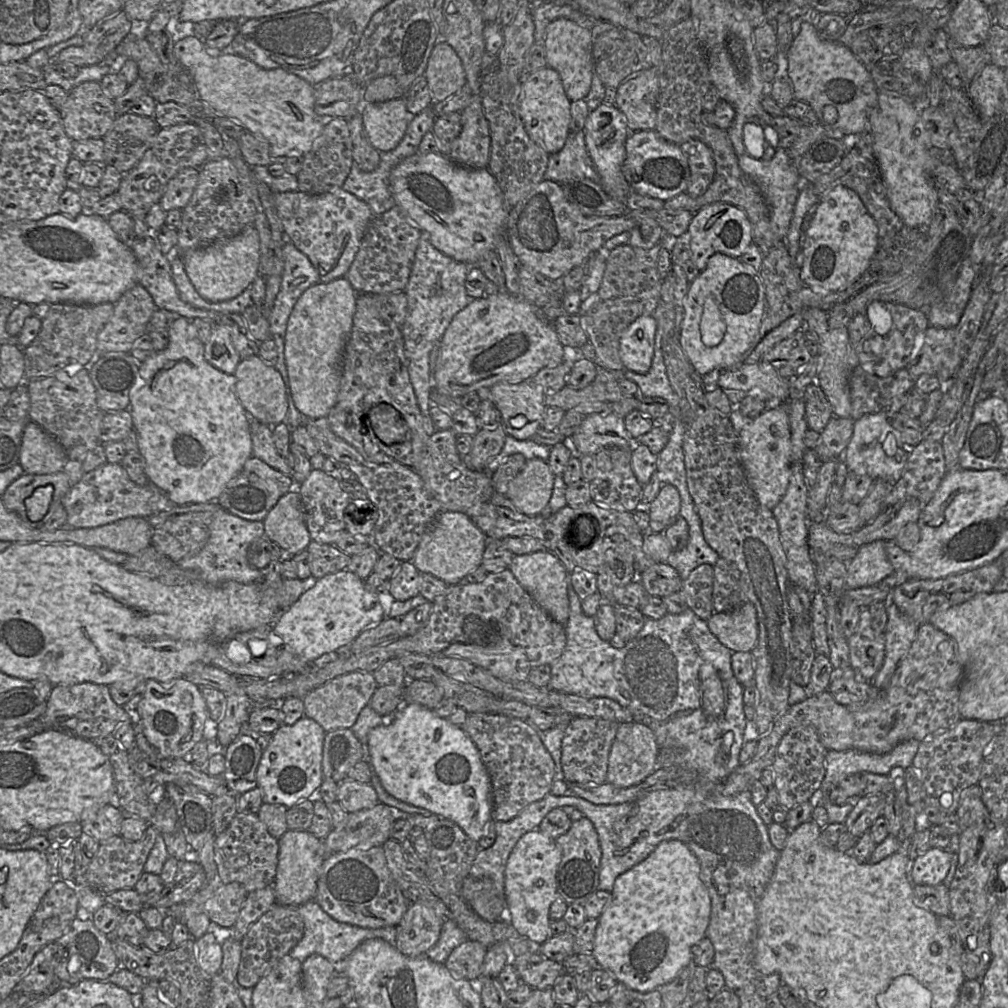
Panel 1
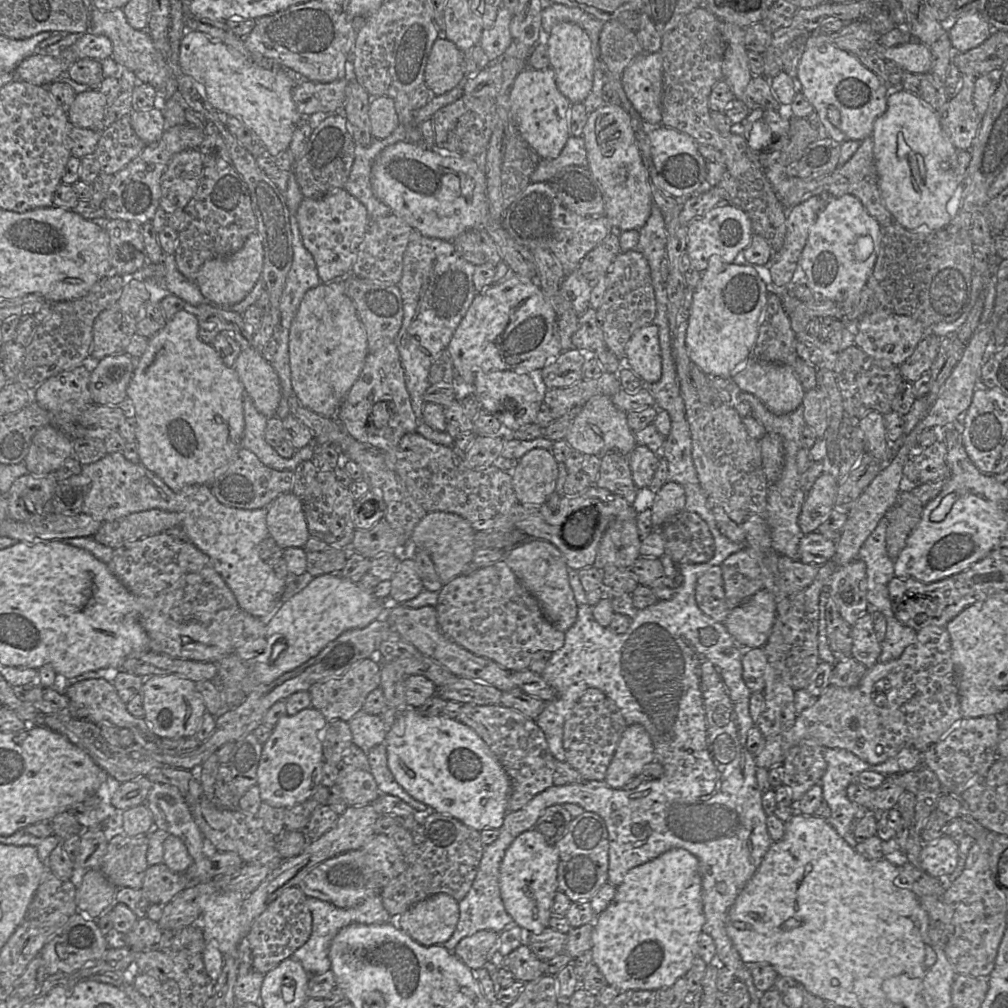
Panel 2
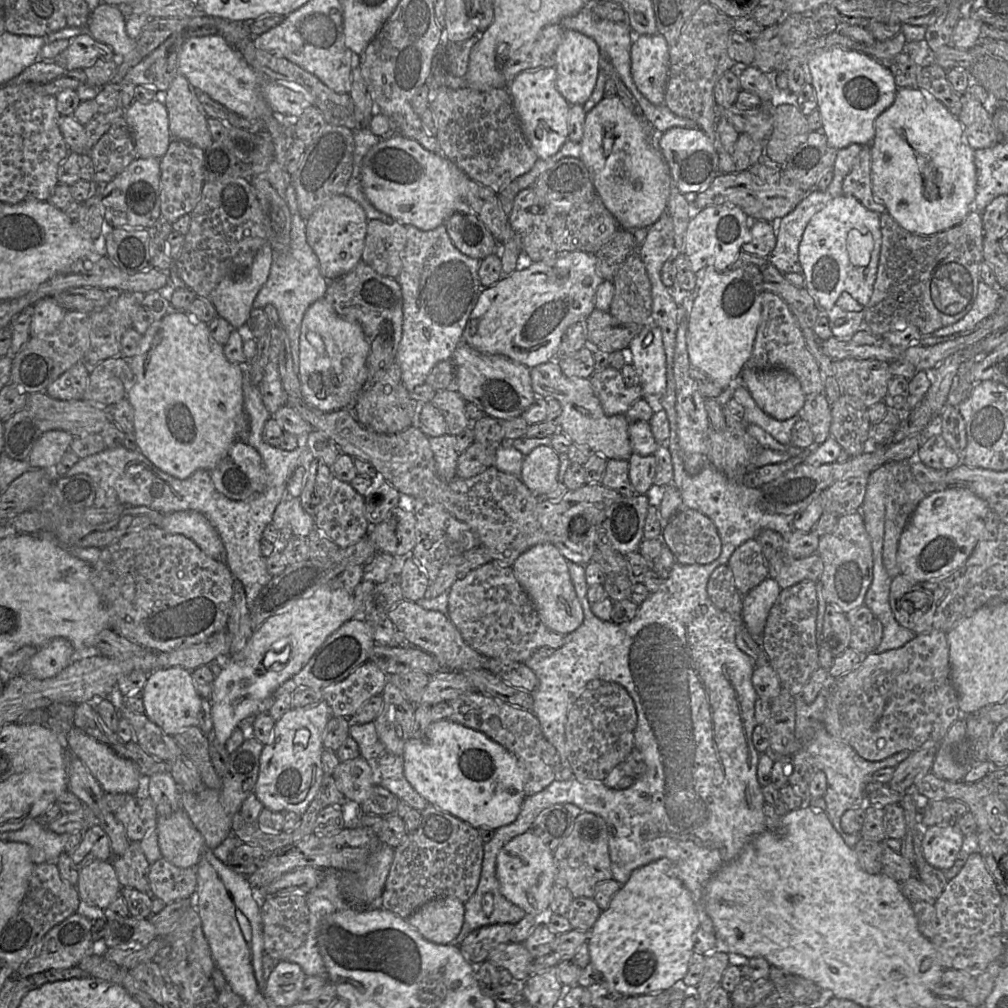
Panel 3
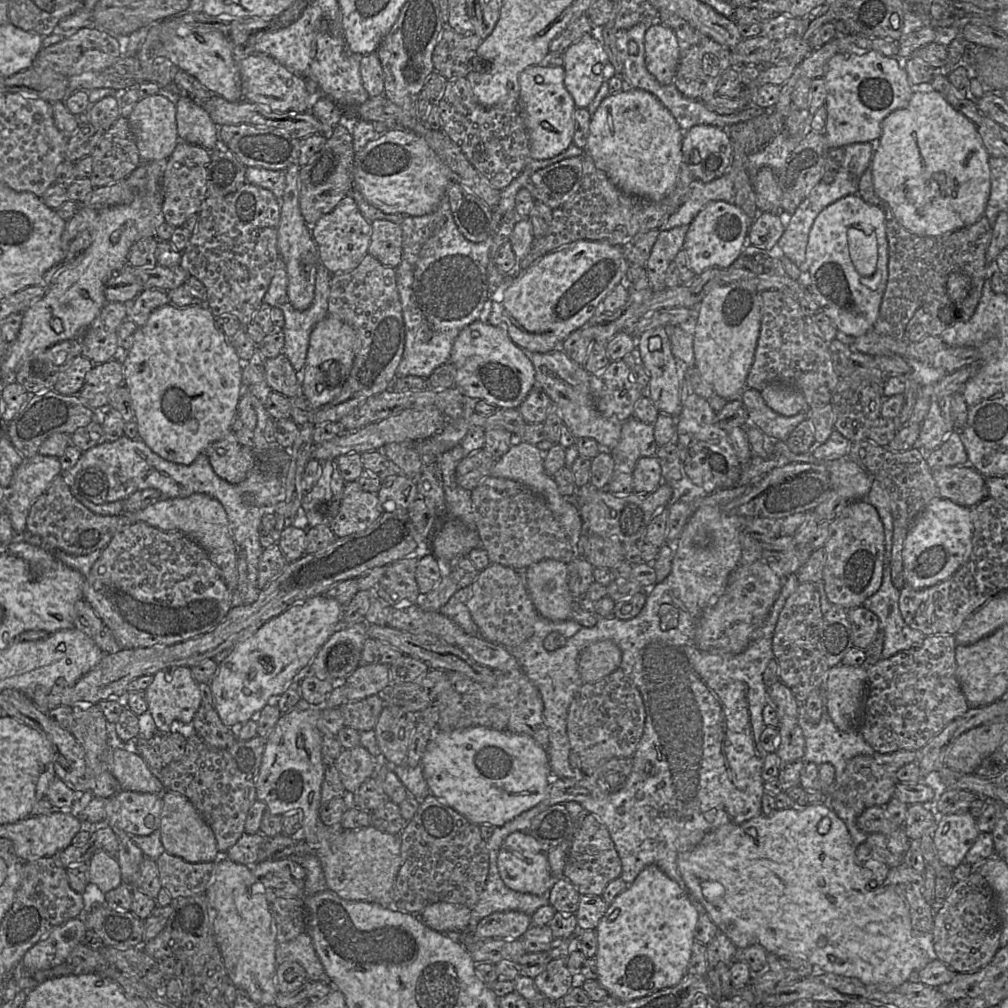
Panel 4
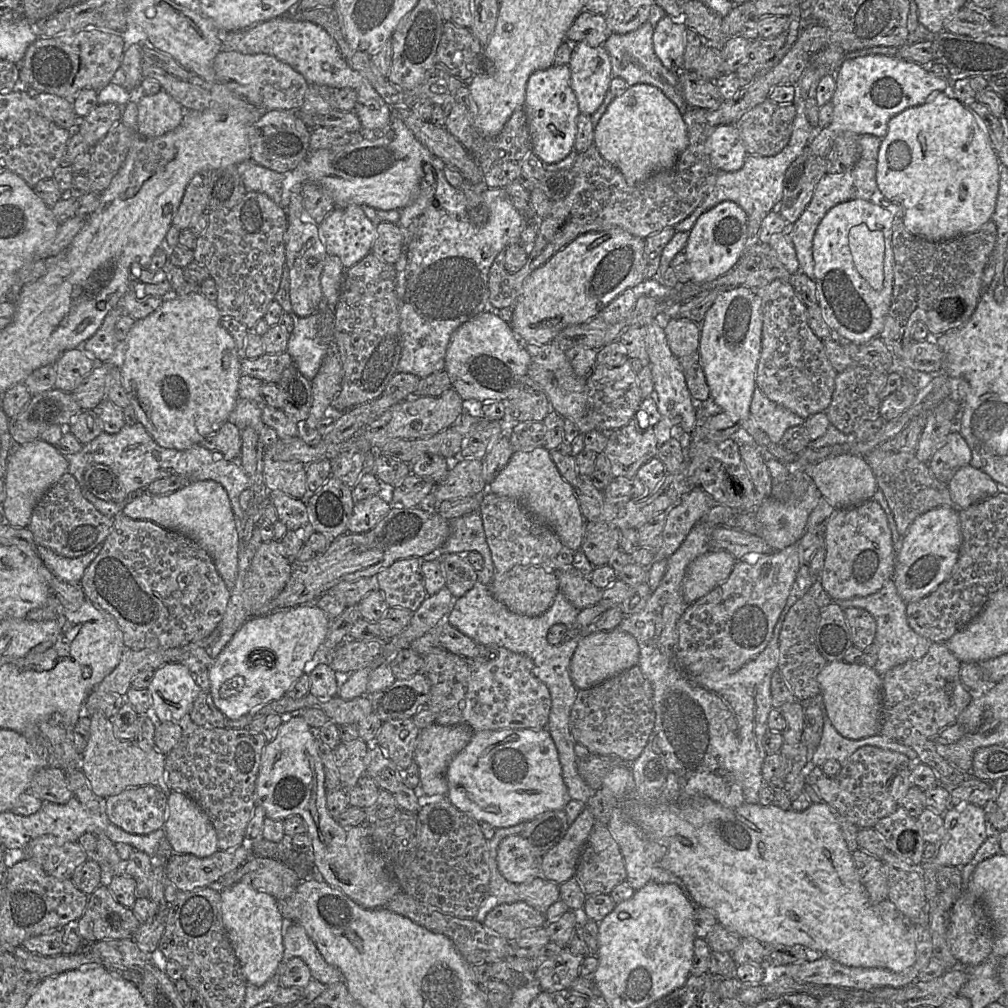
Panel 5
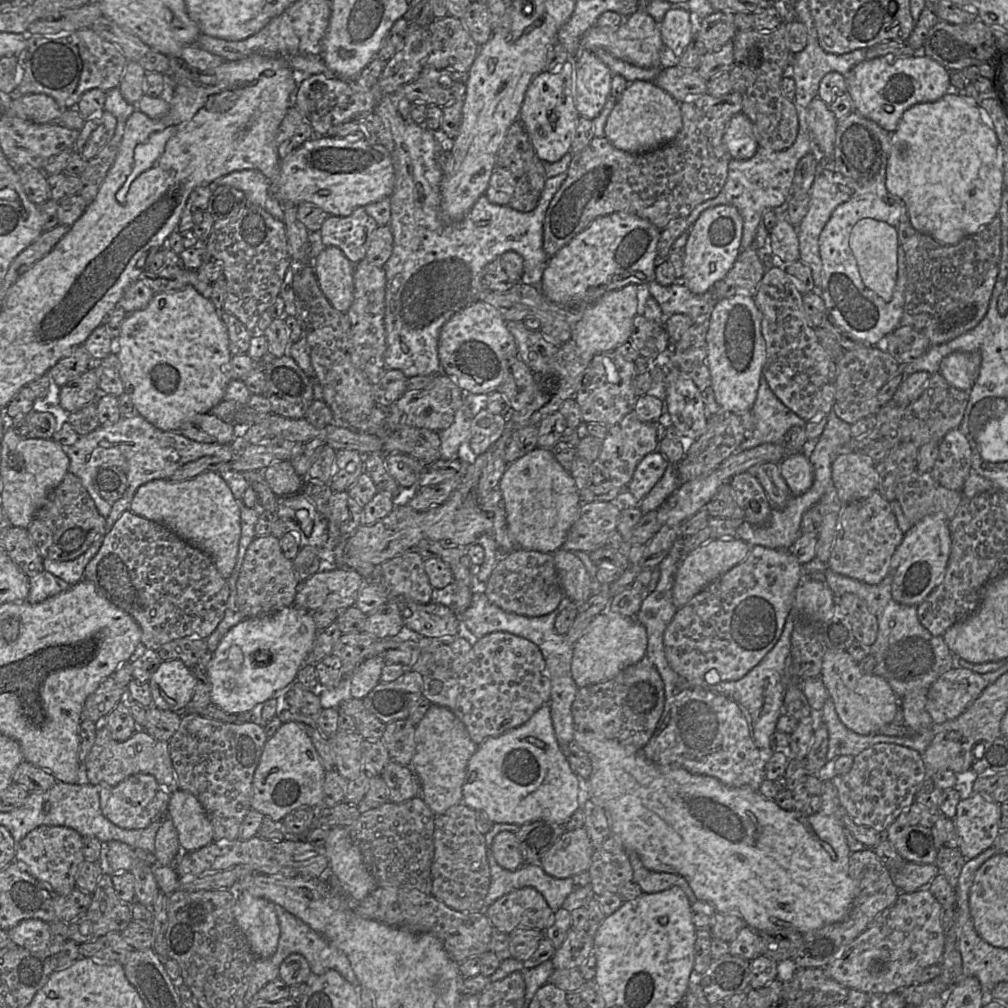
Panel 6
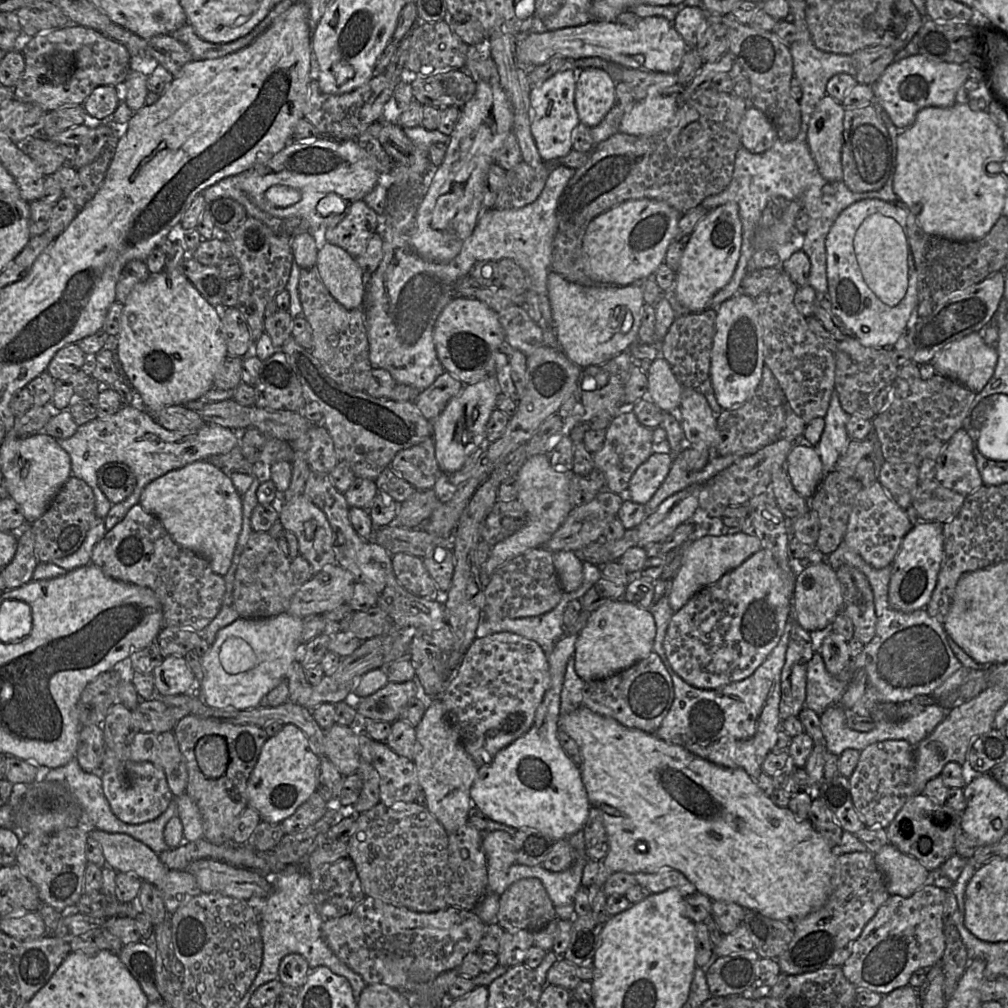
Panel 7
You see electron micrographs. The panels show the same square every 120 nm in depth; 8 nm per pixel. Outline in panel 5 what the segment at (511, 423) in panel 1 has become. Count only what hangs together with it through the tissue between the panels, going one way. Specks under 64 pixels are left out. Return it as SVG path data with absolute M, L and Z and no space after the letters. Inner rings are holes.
M484 310L461 324L451 335L445 355L445 371L451 387L462 400L503 401L517 380L526 375L530 356L513 332L510 323L489 310Z

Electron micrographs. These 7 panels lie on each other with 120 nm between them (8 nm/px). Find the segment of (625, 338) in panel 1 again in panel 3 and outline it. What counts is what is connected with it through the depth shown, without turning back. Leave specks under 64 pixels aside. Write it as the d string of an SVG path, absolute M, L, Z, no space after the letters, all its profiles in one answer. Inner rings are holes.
M650 322L643 326L640 333L638 333L630 342L629 350L631 351L631 365L635 368L640 378L640 386L643 389L645 400L651 405L653 412L662 410L658 399L665 393L667 386L666 375L666 354L663 345L663 335L660 327ZM648 334L652 334L653 341L648 346L644 346L643 341Z

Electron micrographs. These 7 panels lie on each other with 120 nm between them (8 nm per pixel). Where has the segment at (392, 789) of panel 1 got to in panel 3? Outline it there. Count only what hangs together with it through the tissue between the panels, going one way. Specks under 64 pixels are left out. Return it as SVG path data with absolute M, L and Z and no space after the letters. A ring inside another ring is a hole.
M449 719L432 722L419 738L410 738L403 751L404 776L428 804L476 829L497 830L517 818L525 799L525 770L513 754L485 734Z

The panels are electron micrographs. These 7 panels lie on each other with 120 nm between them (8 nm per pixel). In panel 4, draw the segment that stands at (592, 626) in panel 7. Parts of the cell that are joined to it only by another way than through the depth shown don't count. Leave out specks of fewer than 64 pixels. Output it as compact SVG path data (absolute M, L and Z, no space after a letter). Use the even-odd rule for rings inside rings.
M611 640L592 643L579 655L578 671L582 684L594 683L619 669L622 654Z

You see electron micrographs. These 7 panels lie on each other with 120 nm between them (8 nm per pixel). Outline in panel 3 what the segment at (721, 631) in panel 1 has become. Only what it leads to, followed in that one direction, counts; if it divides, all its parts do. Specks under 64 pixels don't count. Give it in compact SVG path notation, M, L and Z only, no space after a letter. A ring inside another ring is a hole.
M767 577L744 595L742 599L742 621L754 638L760 639L771 607L780 594L778 583Z

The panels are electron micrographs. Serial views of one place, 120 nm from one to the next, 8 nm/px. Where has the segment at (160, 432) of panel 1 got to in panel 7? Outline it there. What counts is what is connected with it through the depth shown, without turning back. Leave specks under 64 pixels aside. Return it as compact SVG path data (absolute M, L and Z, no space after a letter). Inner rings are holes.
M182 241L177 242L164 268L137 283L129 293L116 335L116 355L149 411L202 397L213 387L217 369L228 354L222 324L225 307L210 304L182 273L181 262L188 251Z

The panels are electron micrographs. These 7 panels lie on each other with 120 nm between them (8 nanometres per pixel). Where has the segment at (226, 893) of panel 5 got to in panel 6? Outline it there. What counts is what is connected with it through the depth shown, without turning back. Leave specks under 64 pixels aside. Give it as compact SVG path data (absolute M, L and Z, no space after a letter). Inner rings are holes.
M242 891L234 906L234 916L256 958L266 959L276 952L280 927L274 903Z

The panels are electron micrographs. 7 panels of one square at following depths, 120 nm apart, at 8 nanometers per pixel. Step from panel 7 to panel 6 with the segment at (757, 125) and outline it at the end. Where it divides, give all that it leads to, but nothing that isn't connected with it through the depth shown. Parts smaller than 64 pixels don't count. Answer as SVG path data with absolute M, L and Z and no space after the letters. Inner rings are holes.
M740 112L734 115L723 135L723 142L731 158L737 160L750 159L758 149L758 143L748 117Z

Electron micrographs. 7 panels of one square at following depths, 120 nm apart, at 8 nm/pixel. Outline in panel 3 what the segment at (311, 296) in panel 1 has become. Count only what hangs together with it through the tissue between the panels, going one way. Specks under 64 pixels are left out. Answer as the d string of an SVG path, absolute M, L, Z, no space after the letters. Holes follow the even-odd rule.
M325 298L312 303L301 322L299 373L302 399L322 412L333 412L354 404L367 378L369 344L356 320L339 315Z

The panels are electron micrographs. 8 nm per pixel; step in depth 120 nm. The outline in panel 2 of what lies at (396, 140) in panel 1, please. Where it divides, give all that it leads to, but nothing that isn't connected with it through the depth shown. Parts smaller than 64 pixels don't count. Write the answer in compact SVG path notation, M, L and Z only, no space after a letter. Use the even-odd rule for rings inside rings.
M388 96L371 98L369 117L375 139L387 138L400 125L394 100Z

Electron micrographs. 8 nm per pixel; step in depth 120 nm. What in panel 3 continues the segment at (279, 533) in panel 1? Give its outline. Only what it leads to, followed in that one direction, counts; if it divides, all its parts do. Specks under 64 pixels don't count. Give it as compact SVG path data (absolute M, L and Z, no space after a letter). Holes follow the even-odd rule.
M285 496L277 505L272 523L280 530L290 525L294 536L307 538L315 528L314 518L302 507L299 498Z

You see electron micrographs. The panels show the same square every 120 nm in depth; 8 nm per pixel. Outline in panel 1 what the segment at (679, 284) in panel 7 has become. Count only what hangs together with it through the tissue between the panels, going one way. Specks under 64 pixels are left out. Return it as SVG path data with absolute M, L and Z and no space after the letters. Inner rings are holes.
M723 202L706 205L694 213L687 231L690 234L689 250L692 261L699 271L706 268L713 254L722 253L733 258L740 258L753 242L751 223L745 211Z

